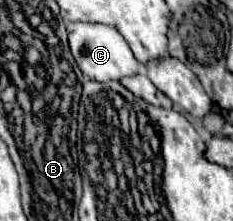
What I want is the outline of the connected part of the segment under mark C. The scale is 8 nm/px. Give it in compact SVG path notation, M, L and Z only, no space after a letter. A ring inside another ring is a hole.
M70 22L66 24L68 30L68 42L72 56L78 64L78 68L92 80L96 82L106 82L106 80L120 80L122 76L132 76L140 70L140 62L132 56L130 46L126 40L116 32L112 26L104 24L82 24L82 22Z

